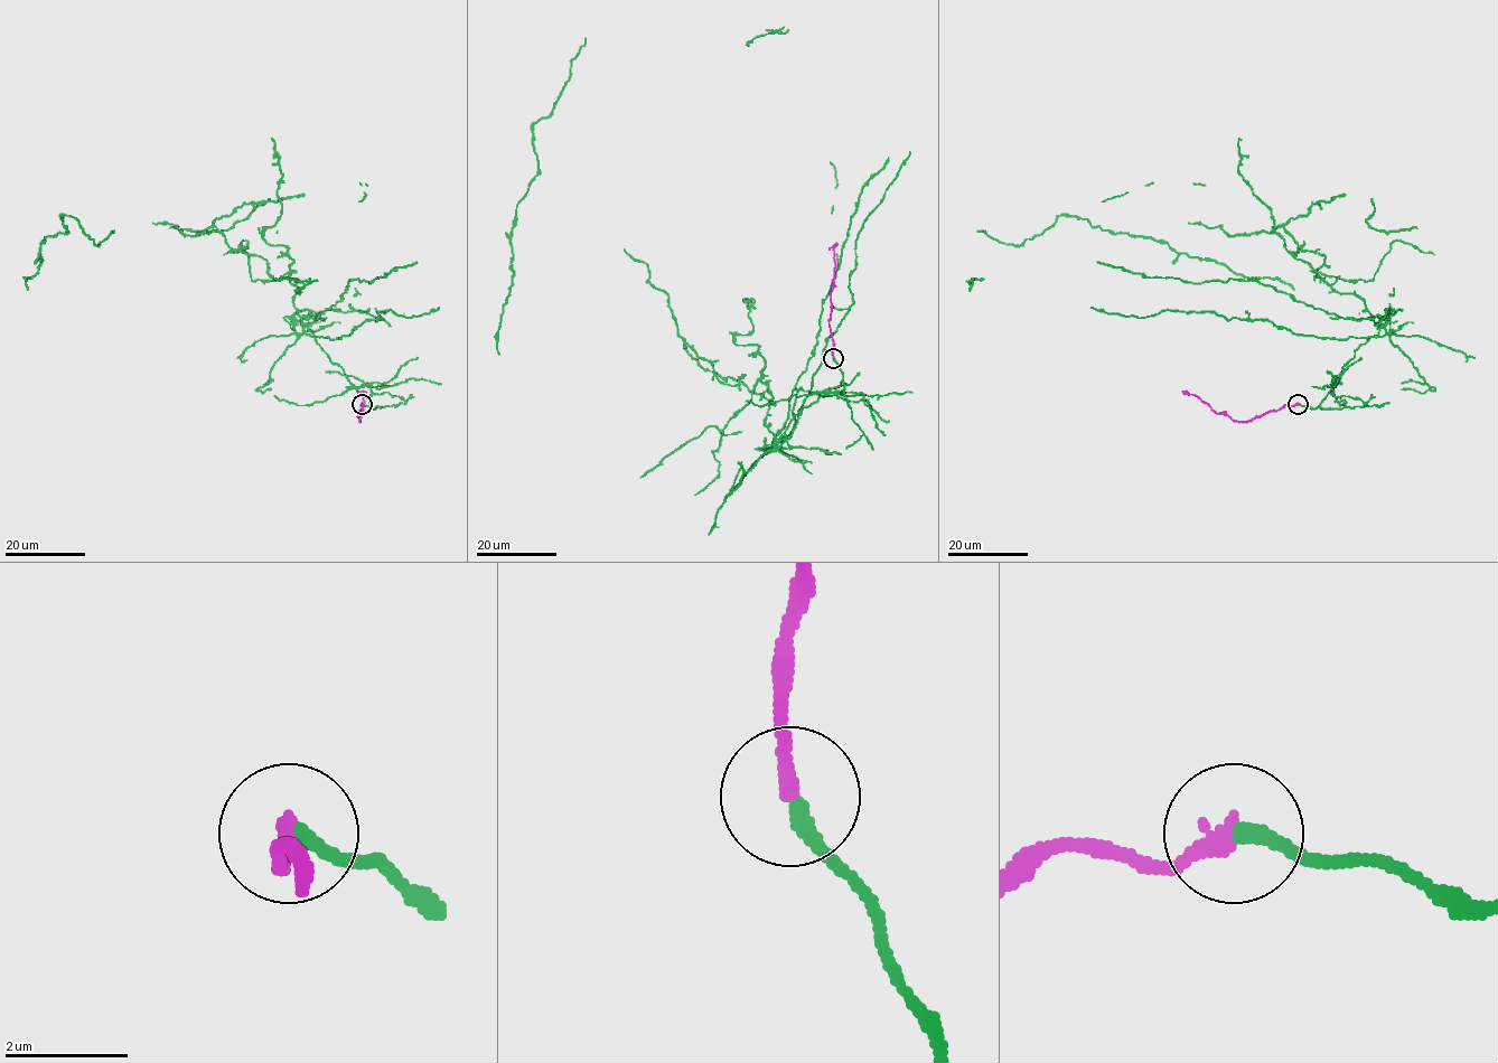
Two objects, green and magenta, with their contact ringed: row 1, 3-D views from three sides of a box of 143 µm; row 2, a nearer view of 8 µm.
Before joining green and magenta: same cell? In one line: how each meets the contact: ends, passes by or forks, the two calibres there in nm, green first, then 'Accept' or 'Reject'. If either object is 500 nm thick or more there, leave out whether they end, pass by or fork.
At the ring green ends. At the ring magenta ends. Thickness 280 nm (green) against 280 nm. Reject

